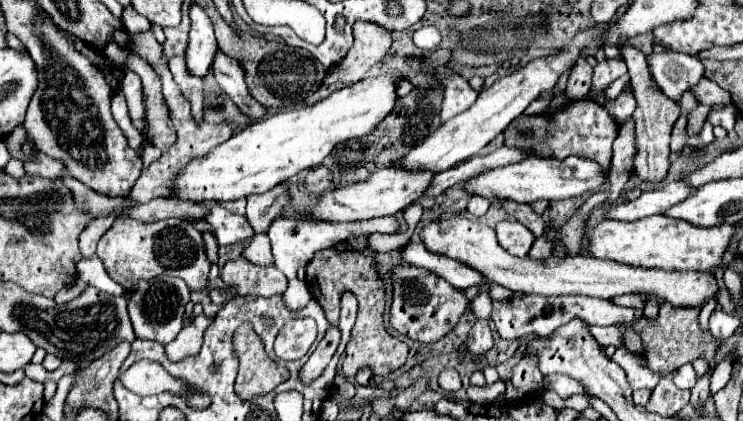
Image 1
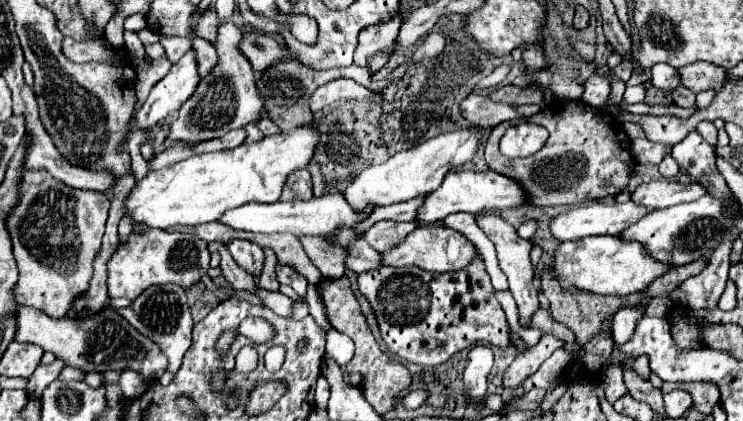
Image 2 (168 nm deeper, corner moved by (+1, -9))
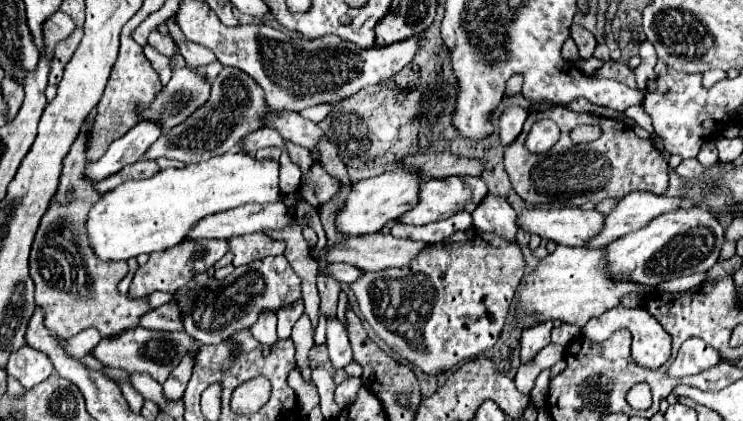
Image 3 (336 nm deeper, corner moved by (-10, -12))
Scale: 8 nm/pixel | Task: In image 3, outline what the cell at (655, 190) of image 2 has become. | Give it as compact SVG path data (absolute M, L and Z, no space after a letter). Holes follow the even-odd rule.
M631 192L629 196L619 200L619 204L611 210L609 216L605 216L603 232L599 232L599 236L595 236L595 240L591 240L591 244L585 246L587 248L607 246L629 232L645 228L659 214L685 208L687 204L689 204L687 198L669 198L651 192Z

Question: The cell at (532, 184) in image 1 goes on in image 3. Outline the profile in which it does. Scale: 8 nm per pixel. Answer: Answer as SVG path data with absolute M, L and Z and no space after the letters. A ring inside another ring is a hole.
M431 178L419 188L419 204L397 218L401 224L423 226L435 220L449 218L463 206L477 206L487 194L487 186L479 178Z

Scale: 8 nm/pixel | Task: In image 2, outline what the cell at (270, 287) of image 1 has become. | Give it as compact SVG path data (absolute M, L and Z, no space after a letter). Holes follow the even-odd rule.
M256 285L256 291L254 291L260 299L262 299L262 305L270 307L274 313L282 315L282 317L288 317L290 315L290 305L292 305L292 299L286 297L284 293L280 291L268 291L268 289L262 289Z

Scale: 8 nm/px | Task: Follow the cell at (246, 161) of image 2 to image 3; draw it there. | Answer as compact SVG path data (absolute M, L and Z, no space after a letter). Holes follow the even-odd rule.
M227 152L221 156L215 156L207 162L199 164L187 164L185 168L167 168L157 172L153 178L147 180L129 180L115 190L107 192L93 204L93 208L87 214L85 226L89 244L101 260L129 260L139 254L151 254L159 250L167 250L177 246L185 234L191 230L191 226L209 216L217 214L247 202L277 202L281 198L279 190L279 164L273 160L255 160L249 154L239 152Z

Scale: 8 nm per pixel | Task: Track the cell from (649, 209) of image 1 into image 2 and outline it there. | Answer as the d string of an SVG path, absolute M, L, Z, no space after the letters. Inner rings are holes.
M628 201L624 205L584 205L578 209L570 209L556 219L552 219L550 229L552 235L560 241L572 241L582 239L588 235L616 235L622 233L628 225L636 223L640 217L644 217L652 209L644 209L642 205L634 205L634 201Z

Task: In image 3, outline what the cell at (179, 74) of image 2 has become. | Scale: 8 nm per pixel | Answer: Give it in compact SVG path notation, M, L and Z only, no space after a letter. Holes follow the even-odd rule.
M155 122L135 124L125 136L121 136L119 140L113 140L109 144L107 152L99 160L87 162L87 168L83 172L85 180L87 182L99 182L99 180L119 172L121 168L135 164L137 160L141 160L145 150L159 136L161 136L161 130L159 130L159 124L155 124Z

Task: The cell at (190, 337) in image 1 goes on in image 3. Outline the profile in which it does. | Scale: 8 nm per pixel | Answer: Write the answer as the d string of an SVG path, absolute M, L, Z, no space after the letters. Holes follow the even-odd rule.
M139 326L115 338L103 338L99 346L93 350L93 356L111 368L123 368L127 372L149 372L159 384L163 384L185 354L193 352L195 362L199 348L201 346L195 340L191 340L191 336L187 336L185 332L155 332Z

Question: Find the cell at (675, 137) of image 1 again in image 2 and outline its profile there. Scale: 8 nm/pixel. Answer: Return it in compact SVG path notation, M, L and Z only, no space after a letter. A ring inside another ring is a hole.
M666 155L666 157L662 159L662 163L658 165L658 169L660 169L660 173L662 173L664 179L674 179L674 177L678 177L678 173L680 173L680 167L676 165L676 161L674 161L670 155Z

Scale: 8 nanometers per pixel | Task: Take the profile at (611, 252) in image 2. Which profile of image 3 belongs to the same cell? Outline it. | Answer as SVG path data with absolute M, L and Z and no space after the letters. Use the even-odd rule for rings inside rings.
M557 246L555 252L547 254L537 264L537 268L523 278L523 288L519 290L513 308L513 326L517 330L523 330L523 328L533 328L547 320L551 322L561 320L565 324L575 324L583 328L583 324L587 324L591 318L601 316L609 308L617 306L623 294L637 292L643 298L651 292L651 288L647 286L613 280L603 264L603 252L605 248L589 250L589 248Z

